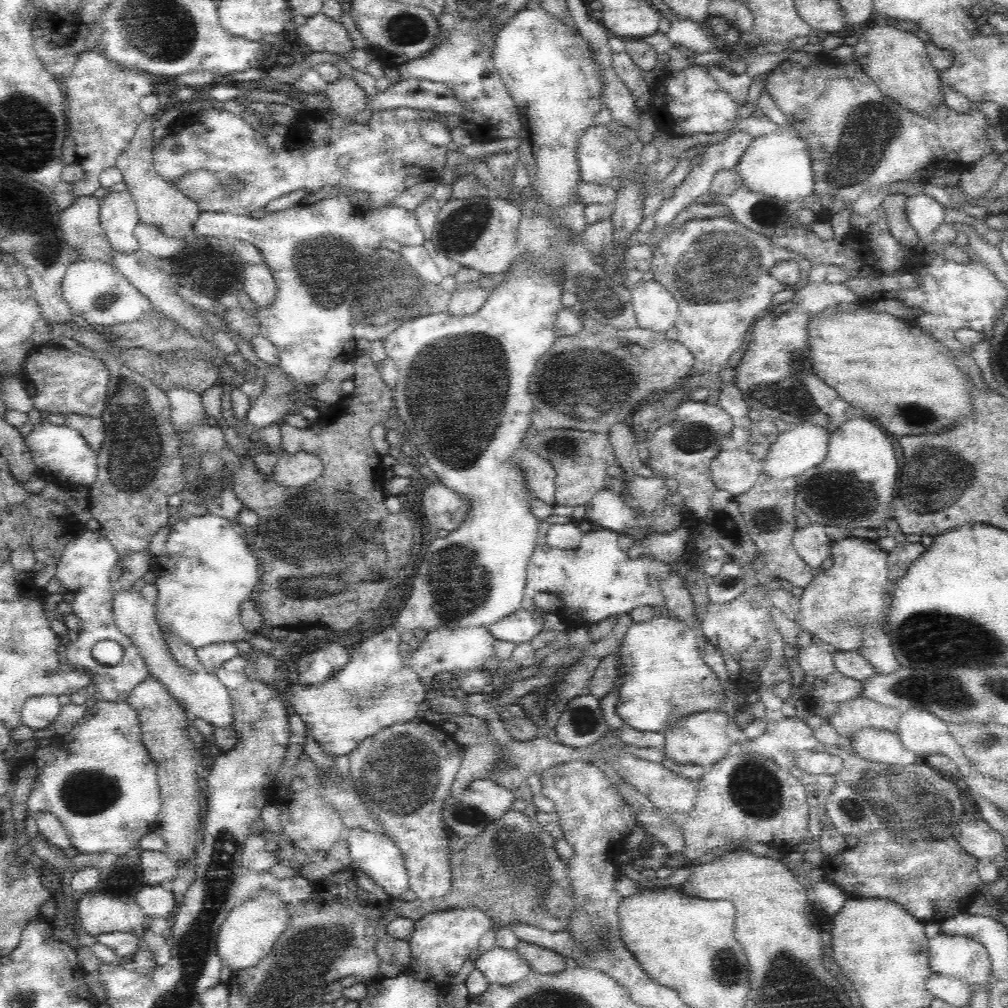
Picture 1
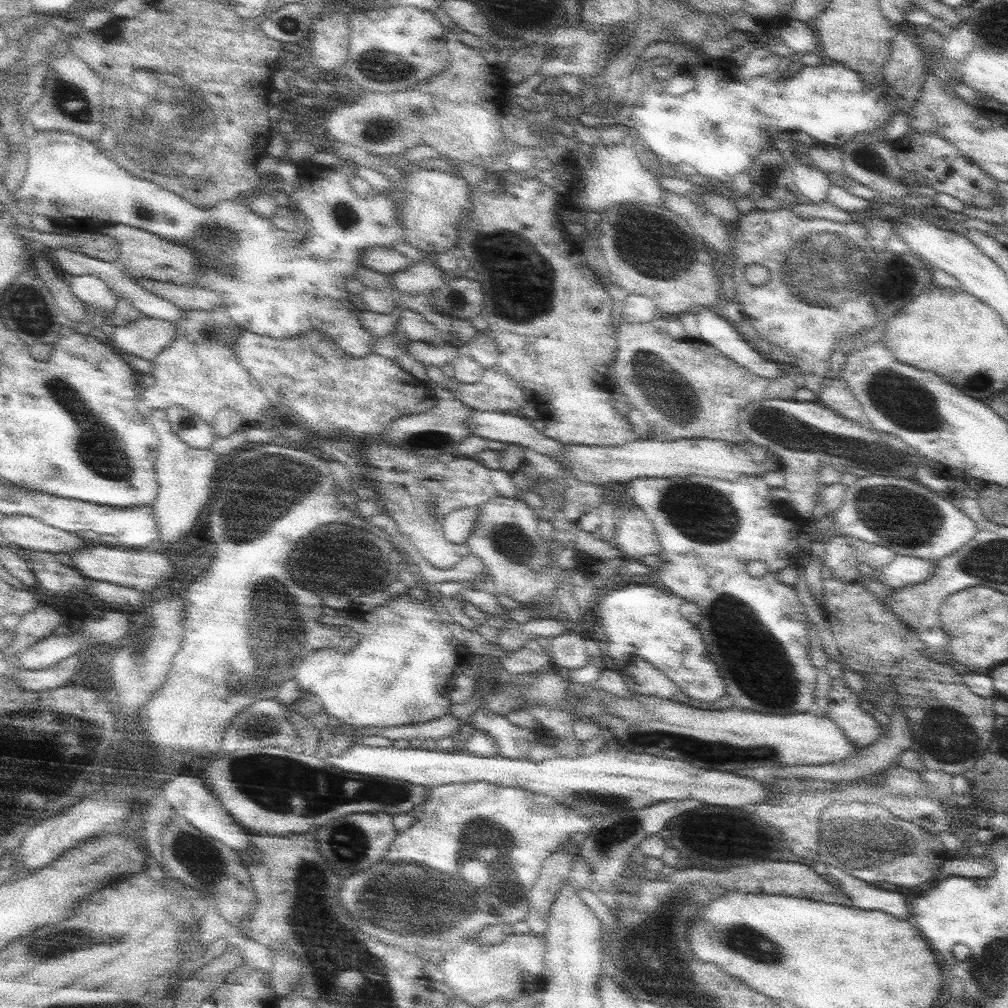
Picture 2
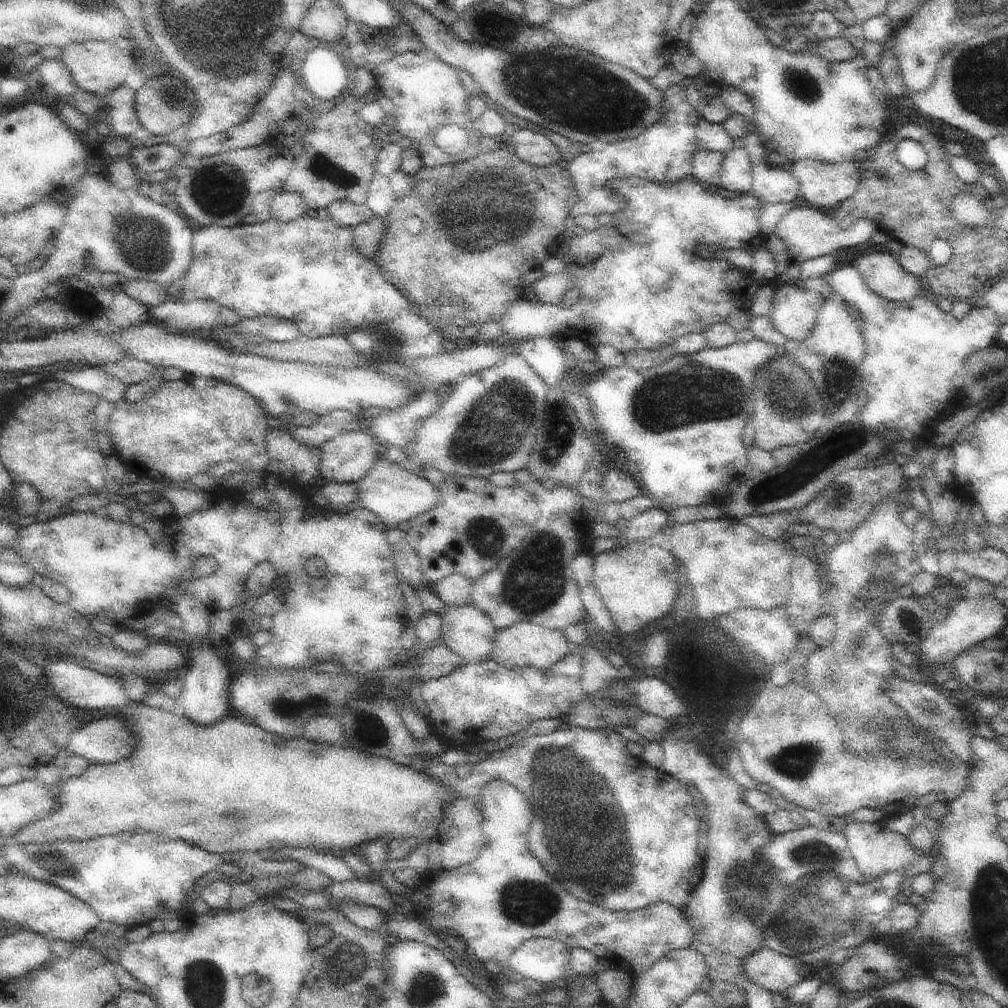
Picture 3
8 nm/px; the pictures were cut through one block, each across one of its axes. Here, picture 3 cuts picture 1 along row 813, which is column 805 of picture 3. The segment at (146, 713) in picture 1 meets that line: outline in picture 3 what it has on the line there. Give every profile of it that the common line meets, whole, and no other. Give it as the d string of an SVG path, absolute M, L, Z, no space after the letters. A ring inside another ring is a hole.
M797 160L791 168L801 186L799 198L807 200L815 210L837 208L859 188L861 170L855 162L827 164L821 160Z

